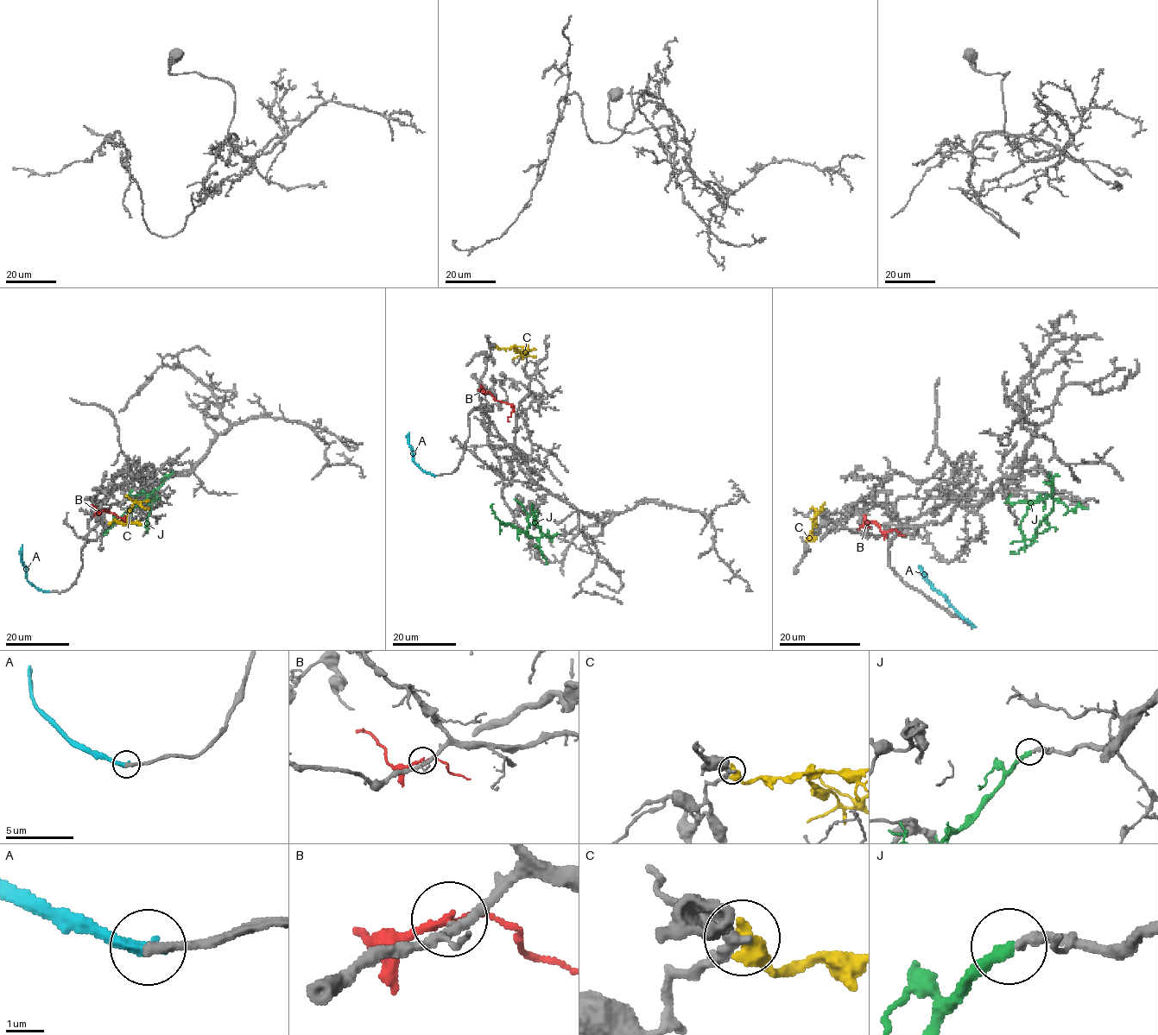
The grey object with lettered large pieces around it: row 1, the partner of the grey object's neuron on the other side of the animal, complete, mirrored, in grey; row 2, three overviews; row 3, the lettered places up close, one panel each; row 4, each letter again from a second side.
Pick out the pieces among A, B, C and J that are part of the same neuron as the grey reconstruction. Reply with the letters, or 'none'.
J

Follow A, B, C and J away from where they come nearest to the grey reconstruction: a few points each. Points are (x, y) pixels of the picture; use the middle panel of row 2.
A: (434, 476), (424, 471), (414, 462), (413, 449), (408, 444), (409, 432)
B: (513, 410), (509, 404), (477, 389)
C: (496, 346), (499, 349), (514, 348), (523, 355), (535, 349)
J: (560, 533), (529, 537), (500, 520), (491, 509), (493, 503)

